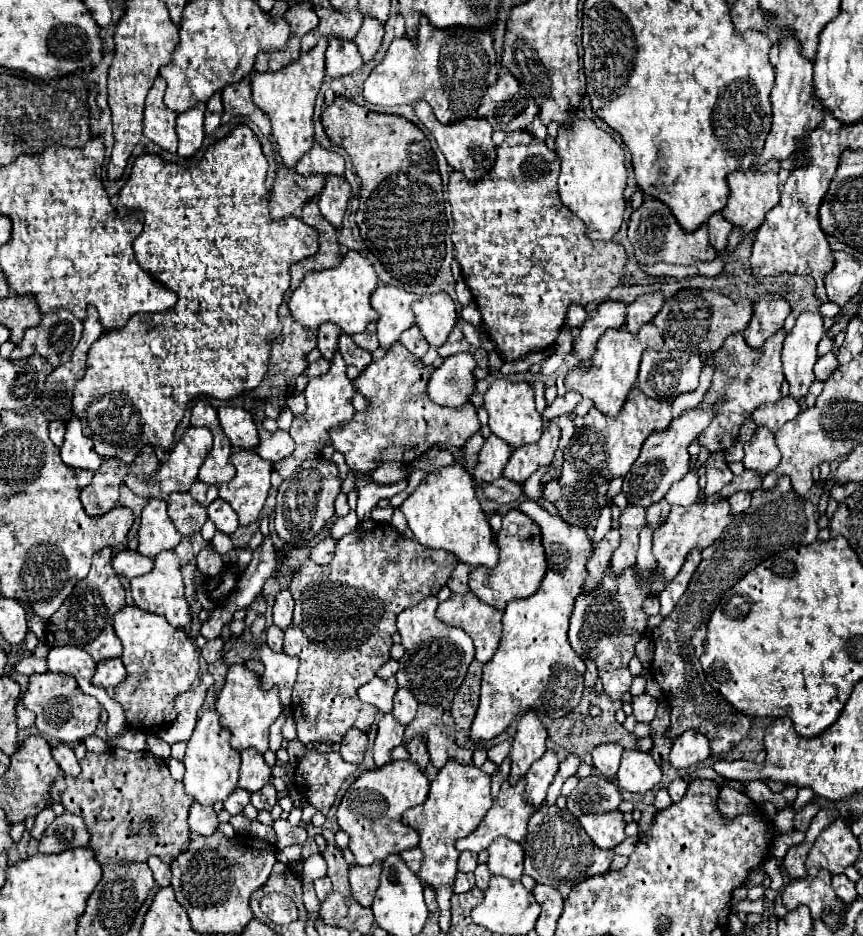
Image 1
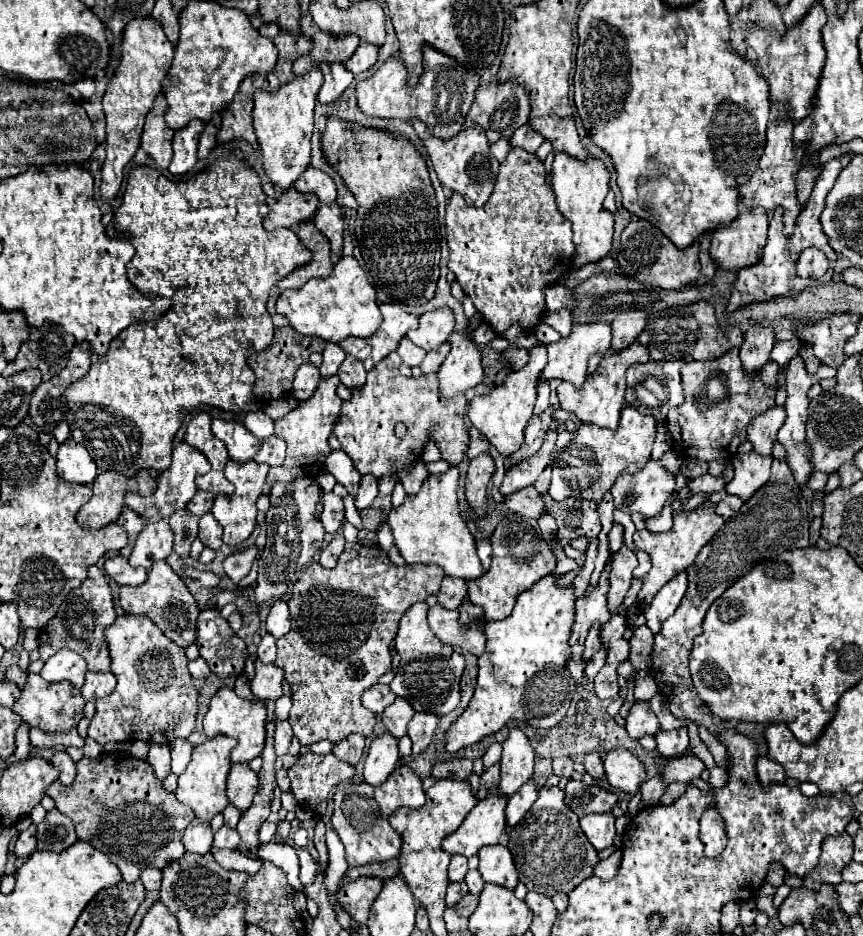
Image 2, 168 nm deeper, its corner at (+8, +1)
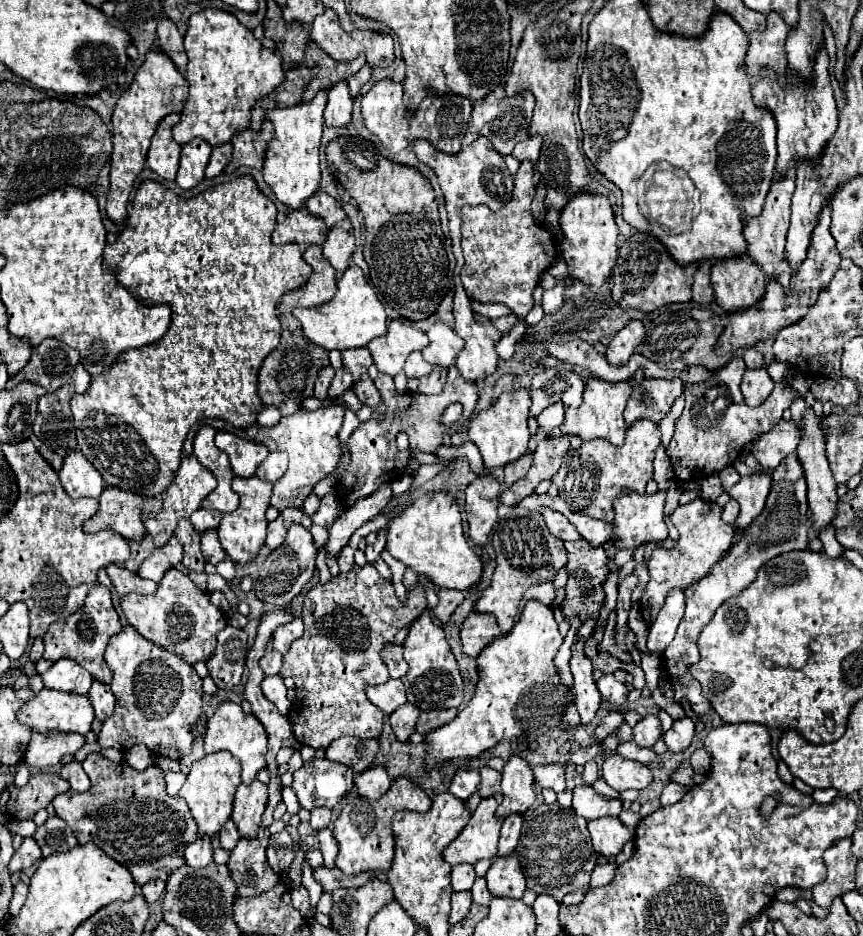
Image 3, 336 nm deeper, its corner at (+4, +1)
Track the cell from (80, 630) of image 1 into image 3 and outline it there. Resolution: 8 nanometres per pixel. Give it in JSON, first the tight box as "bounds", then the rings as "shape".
{"bounds":[43,583,121,683],"shape":[[[95,583],[91,587],[91,591],[87,593],[87,599],[81,607],[81,611],[75,611],[73,615],[69,615],[63,621],[55,621],[49,631],[43,635],[45,641],[45,653],[43,659],[47,661],[57,661],[61,657],[71,657],[75,659],[81,667],[85,667],[93,679],[99,679],[103,683],[111,683],[113,673],[109,669],[109,665],[105,663],[105,647],[111,635],[121,631],[121,621],[119,615],[111,603],[111,593],[103,583]]]}

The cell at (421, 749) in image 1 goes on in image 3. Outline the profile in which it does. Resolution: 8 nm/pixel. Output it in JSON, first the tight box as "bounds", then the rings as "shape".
{"bounds":[415,709,459,735],"shape":[[[443,709],[443,711],[423,711],[419,715],[419,721],[417,721],[417,727],[415,729],[417,729],[417,733],[427,735],[427,733],[439,729],[441,725],[453,721],[457,713],[459,713],[457,709],[455,711],[451,711],[451,709]]]}

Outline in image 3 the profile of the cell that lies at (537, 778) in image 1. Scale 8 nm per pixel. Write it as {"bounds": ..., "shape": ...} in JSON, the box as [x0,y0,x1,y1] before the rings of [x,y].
{"bounds":[497,813,523,855],"shape":[[[513,813],[503,821],[497,855],[509,855],[515,849],[519,833],[521,833],[521,825],[523,825],[523,815],[519,815],[519,813]]]}

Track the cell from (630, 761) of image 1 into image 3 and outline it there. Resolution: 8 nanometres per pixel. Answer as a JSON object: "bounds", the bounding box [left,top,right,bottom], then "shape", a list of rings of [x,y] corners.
{"bounds":[603,755,653,791],"shape":[[[611,755],[603,763],[603,779],[615,791],[625,791],[625,789],[645,789],[653,781],[653,775],[651,769],[643,763],[625,759],[621,755]]]}

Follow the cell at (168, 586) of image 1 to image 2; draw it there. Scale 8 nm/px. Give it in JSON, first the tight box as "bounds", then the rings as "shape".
{"bounds":[119,561,199,647],"shape":[[[165,561],[153,565],[147,581],[141,587],[121,587],[119,603],[127,615],[147,615],[179,647],[189,647],[197,639],[199,605],[189,593],[183,579]]]}

